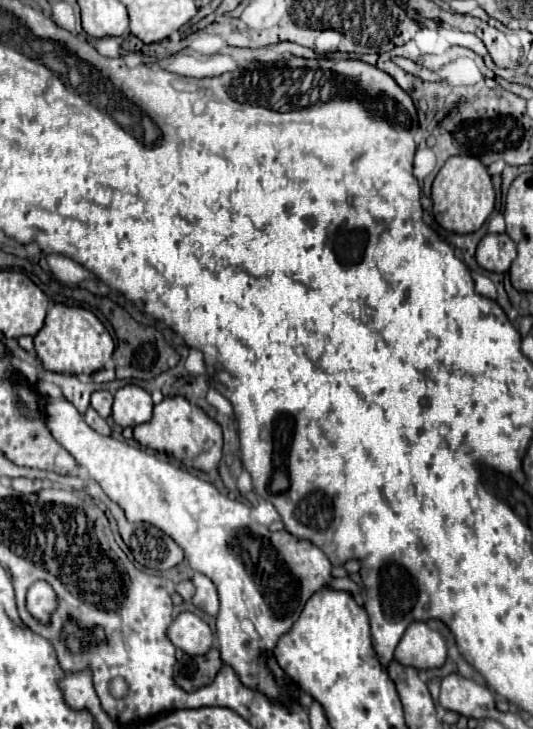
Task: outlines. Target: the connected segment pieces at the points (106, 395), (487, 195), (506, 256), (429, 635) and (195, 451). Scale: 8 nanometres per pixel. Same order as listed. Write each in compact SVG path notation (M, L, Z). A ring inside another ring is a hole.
M99 389L99 391L95 391L95 393L91 395L91 407L93 407L103 419L109 417L111 405L113 405L113 395L111 395L109 391Z
M469 155L449 157L433 181L433 215L435 221L453 233L473 233L477 231L495 209L495 189L491 175L479 159Z
M507 233L485 235L477 247L477 263L495 273L507 273L513 259L517 257L517 247Z
M413 621L395 649L395 659L415 669L441 667L447 661L447 643L443 635L429 629L427 623Z
M181 395L165 397L159 405L155 405L151 421L137 425L133 429L133 437L141 447L165 453L181 461L183 465L199 471L211 471L221 461L221 449L223 449L221 425L213 421L201 407L189 403ZM217 445L219 445L219 451L217 451Z

